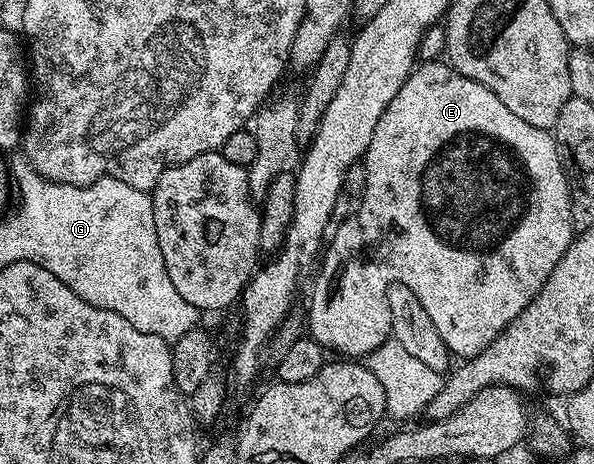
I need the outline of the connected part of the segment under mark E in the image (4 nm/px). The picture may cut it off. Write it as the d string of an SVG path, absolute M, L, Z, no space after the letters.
M447 62L420 63L413 70L402 89L398 89L394 101L390 101L382 117L378 117L374 137L370 137L370 145L366 149L362 164L366 171L366 187L364 195L358 200L360 208L353 219L346 220L336 232L331 232L315 272L317 275L312 283L312 296L308 299L306 331L311 338L317 339L323 345L325 352L337 351L340 354L337 356L340 357L371 355L372 350L382 342L382 297L388 285L401 282L418 297L451 354L460 361L470 360L482 353L482 349L486 349L486 345L490 345L490 341L494 341L494 337L498 337L498 333L502 333L506 325L510 325L510 321L514 321L514 317L518 317L518 313L522 313L522 309L530 305L530 301L534 301L542 285L546 285L550 273L554 273L554 265L562 261L574 238L572 193L568 189L568 175L564 172L553 132L543 131L522 121L522 117L516 116L511 109L506 109L506 105L502 105L502 101L498 101L498 97L494 97L494 93L490 93L486 85L470 77L462 77L462 73L455 71Z

